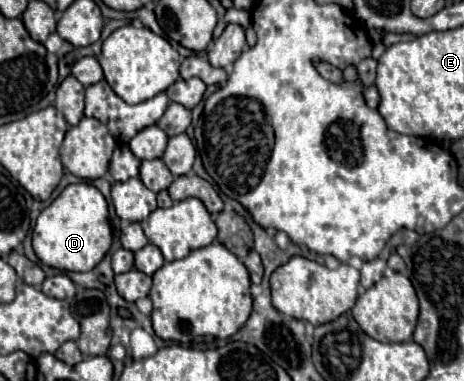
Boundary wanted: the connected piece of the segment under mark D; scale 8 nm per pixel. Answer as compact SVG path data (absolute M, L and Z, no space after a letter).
M90 183L68 185L40 215L34 227L32 247L36 257L60 271L90 271L112 245L112 227L108 221L108 205L102 193Z

